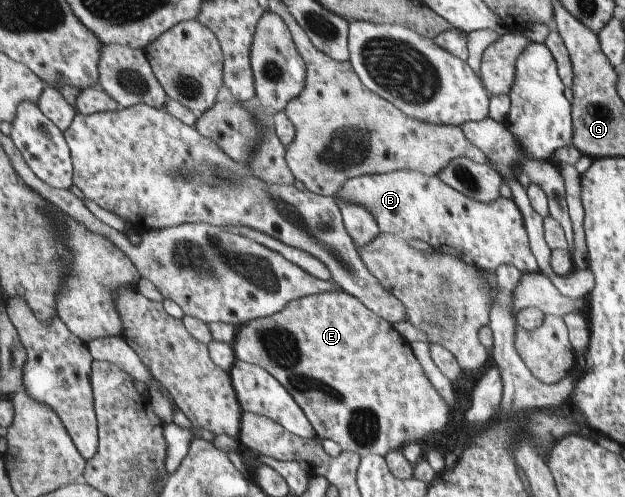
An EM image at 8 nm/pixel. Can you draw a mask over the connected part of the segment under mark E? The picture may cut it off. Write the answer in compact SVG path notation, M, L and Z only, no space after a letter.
M342 290L306 295L270 316L249 320L236 329L231 347L236 359L261 366L288 391L313 426L316 438L330 439L341 450L384 456L411 441L421 443L422 436L441 431L448 422L450 408L426 378L409 343L390 323Z

